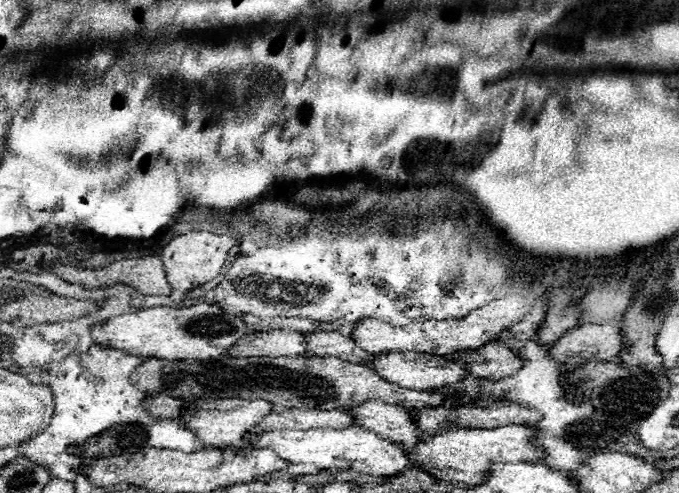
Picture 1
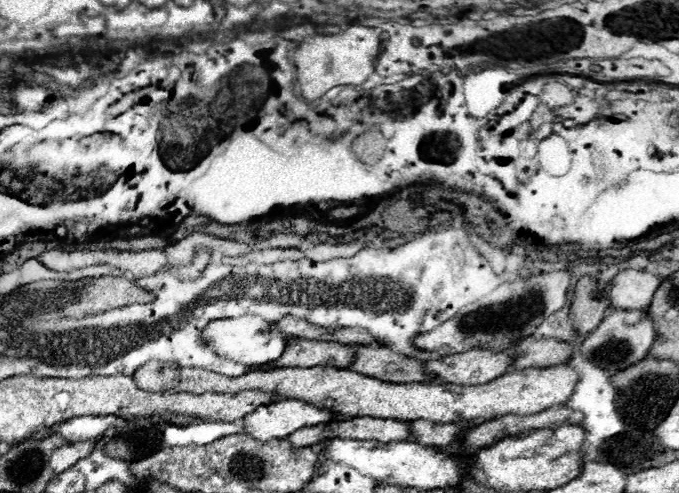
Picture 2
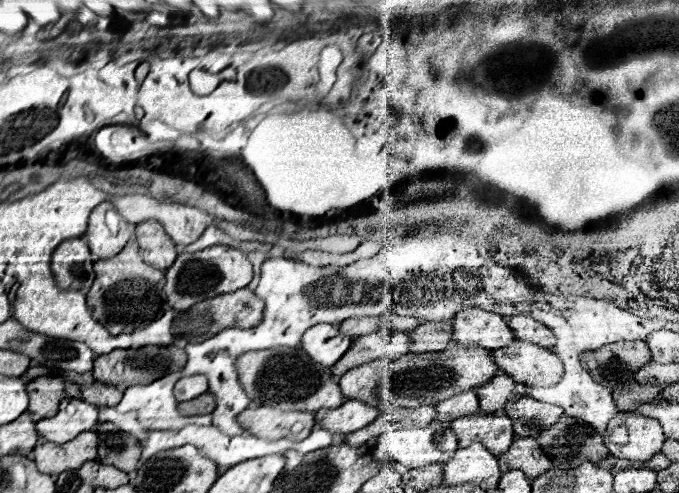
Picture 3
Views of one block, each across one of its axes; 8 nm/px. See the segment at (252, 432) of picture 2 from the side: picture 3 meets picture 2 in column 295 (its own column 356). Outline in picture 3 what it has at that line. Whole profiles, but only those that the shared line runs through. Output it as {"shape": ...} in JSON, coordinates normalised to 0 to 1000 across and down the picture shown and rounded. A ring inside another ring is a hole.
{"shape":[[[510,811],[501,828],[474,828],[465,836],[468,868],[477,868],[495,884],[524,876],[557,848],[560,832],[530,811]]]}

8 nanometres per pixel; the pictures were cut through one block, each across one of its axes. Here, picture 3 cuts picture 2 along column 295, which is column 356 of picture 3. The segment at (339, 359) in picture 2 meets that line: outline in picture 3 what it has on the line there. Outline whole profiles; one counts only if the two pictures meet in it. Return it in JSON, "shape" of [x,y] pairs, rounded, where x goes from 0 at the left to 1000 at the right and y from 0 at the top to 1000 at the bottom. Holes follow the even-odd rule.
{"shape":[[[563,665],[557,673],[524,686],[518,694],[515,710],[507,718],[507,726],[501,726],[501,734],[495,734],[486,751],[489,751],[489,763],[501,767],[513,751],[518,751],[536,734],[548,734],[554,726],[580,726],[583,730],[601,714],[604,714],[604,677],[601,673],[577,677],[577,669]]]}

